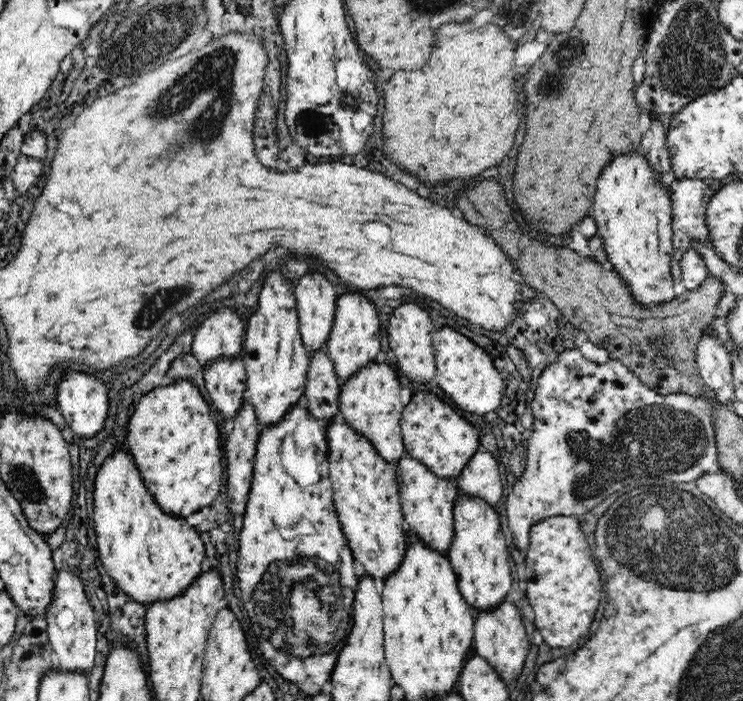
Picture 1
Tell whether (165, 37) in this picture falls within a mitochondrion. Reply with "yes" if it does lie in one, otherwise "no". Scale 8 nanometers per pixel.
yes

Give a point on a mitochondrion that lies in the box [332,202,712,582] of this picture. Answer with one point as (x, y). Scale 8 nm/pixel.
(654, 439)

